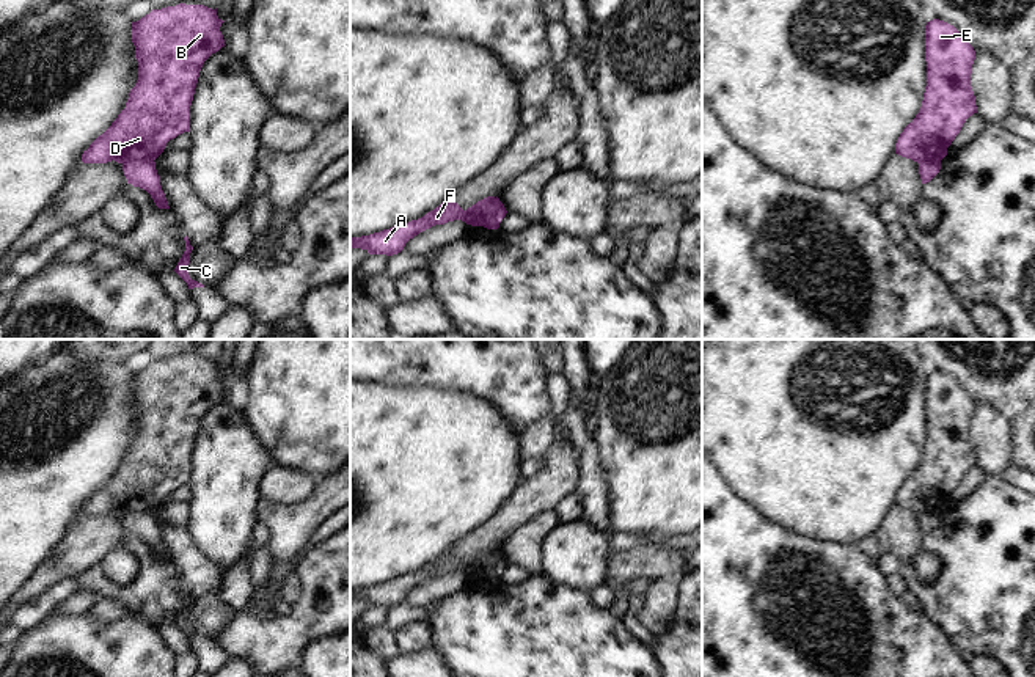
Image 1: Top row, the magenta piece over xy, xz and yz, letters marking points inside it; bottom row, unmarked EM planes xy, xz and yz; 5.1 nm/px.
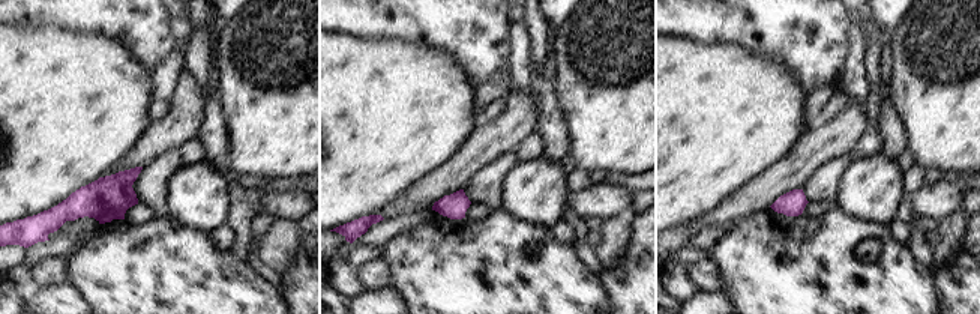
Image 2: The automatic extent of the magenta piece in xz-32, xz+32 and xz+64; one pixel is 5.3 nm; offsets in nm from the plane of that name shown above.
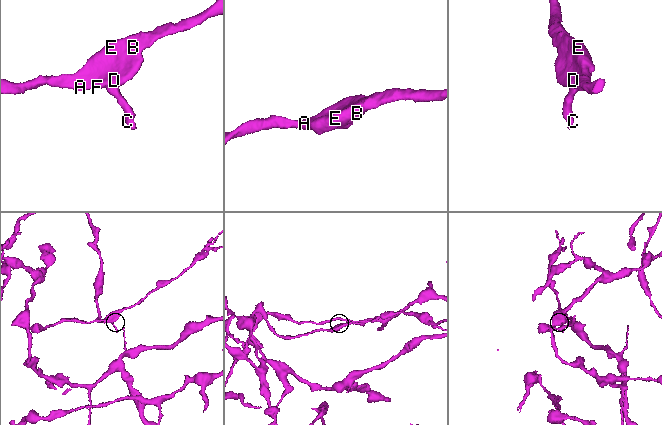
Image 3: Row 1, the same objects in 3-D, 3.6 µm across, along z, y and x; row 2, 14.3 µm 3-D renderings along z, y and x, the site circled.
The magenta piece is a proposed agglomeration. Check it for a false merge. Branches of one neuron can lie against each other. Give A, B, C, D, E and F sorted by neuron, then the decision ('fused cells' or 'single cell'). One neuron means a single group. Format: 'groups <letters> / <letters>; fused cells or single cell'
groups A B D E F / C; fused cells

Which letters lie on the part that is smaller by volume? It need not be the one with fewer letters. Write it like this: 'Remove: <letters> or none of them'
Remove: C

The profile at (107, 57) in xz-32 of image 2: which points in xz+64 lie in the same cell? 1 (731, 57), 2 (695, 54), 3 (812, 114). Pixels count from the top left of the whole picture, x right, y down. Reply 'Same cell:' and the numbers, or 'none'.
Same cell: 1, 2

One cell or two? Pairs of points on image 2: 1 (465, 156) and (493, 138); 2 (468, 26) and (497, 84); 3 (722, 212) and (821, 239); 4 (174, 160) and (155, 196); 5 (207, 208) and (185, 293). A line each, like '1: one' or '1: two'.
1: one
2: two
3: two
4: one
5: two

